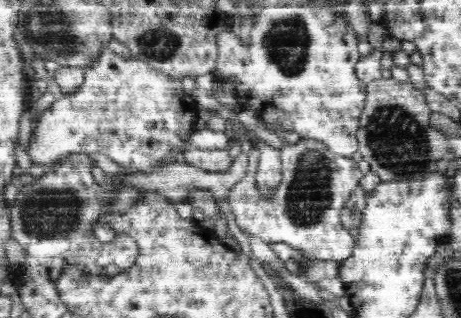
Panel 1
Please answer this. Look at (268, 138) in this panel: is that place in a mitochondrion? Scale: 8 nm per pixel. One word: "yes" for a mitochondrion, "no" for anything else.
no

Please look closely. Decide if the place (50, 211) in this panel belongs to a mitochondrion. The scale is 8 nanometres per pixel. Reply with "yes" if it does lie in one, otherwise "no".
yes

